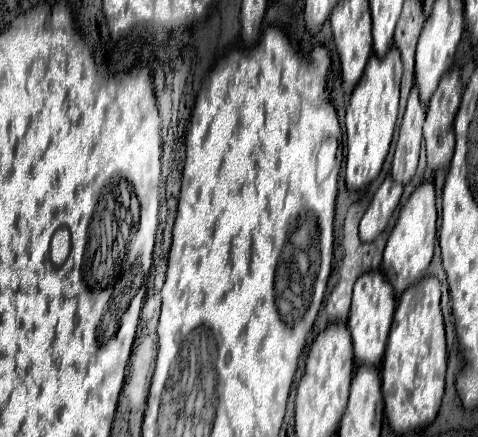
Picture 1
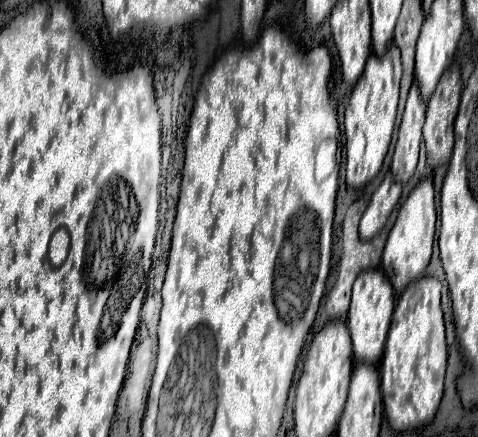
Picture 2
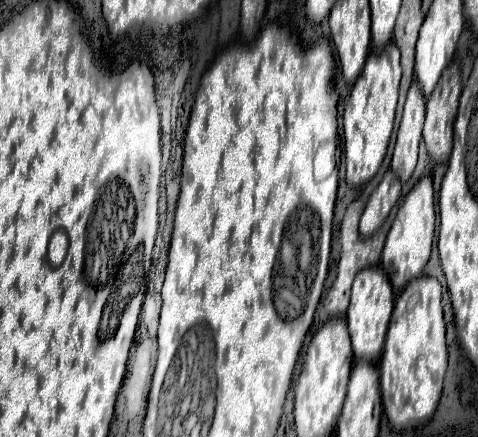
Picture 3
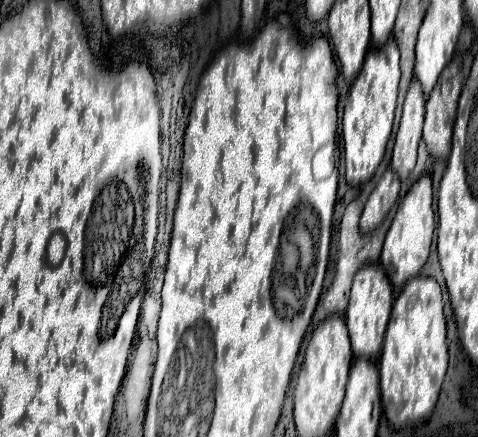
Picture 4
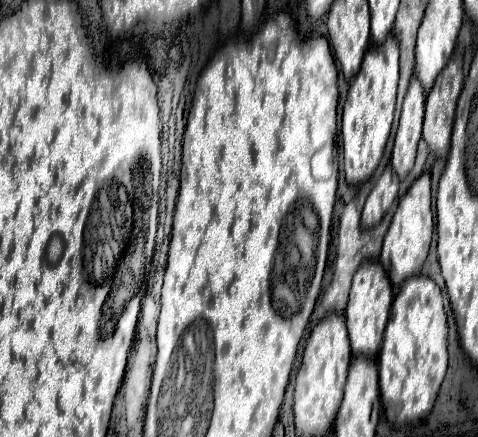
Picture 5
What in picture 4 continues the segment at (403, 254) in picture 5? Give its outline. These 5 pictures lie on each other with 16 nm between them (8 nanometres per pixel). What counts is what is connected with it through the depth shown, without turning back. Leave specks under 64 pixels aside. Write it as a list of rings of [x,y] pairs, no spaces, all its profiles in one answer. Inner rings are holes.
[[[428,174],[420,176],[414,186],[408,190],[408,194],[402,198],[396,216],[390,224],[390,230],[384,238],[384,248],[380,256],[380,264],[386,270],[392,286],[400,288],[406,280],[420,274],[432,244],[434,234],[434,210],[432,210],[432,180]]]

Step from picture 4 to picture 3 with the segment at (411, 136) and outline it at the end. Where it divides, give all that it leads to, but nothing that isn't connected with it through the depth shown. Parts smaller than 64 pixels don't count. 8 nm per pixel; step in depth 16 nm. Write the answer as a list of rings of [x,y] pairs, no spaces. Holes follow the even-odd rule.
[[[412,80],[412,86],[406,96],[402,122],[396,136],[394,156],[392,156],[392,172],[396,172],[400,182],[406,182],[416,166],[418,158],[418,144],[422,138],[422,124],[424,124],[424,96],[422,88],[416,80]]]

